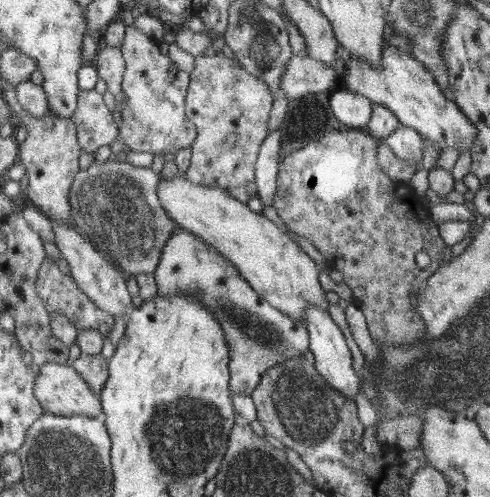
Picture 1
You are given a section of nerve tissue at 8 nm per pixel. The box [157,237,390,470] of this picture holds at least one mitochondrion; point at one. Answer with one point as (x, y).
(301, 410)

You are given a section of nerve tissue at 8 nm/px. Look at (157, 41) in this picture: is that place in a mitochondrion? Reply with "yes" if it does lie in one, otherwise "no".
no

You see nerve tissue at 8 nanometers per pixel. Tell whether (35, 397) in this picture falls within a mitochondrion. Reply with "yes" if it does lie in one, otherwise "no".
no

